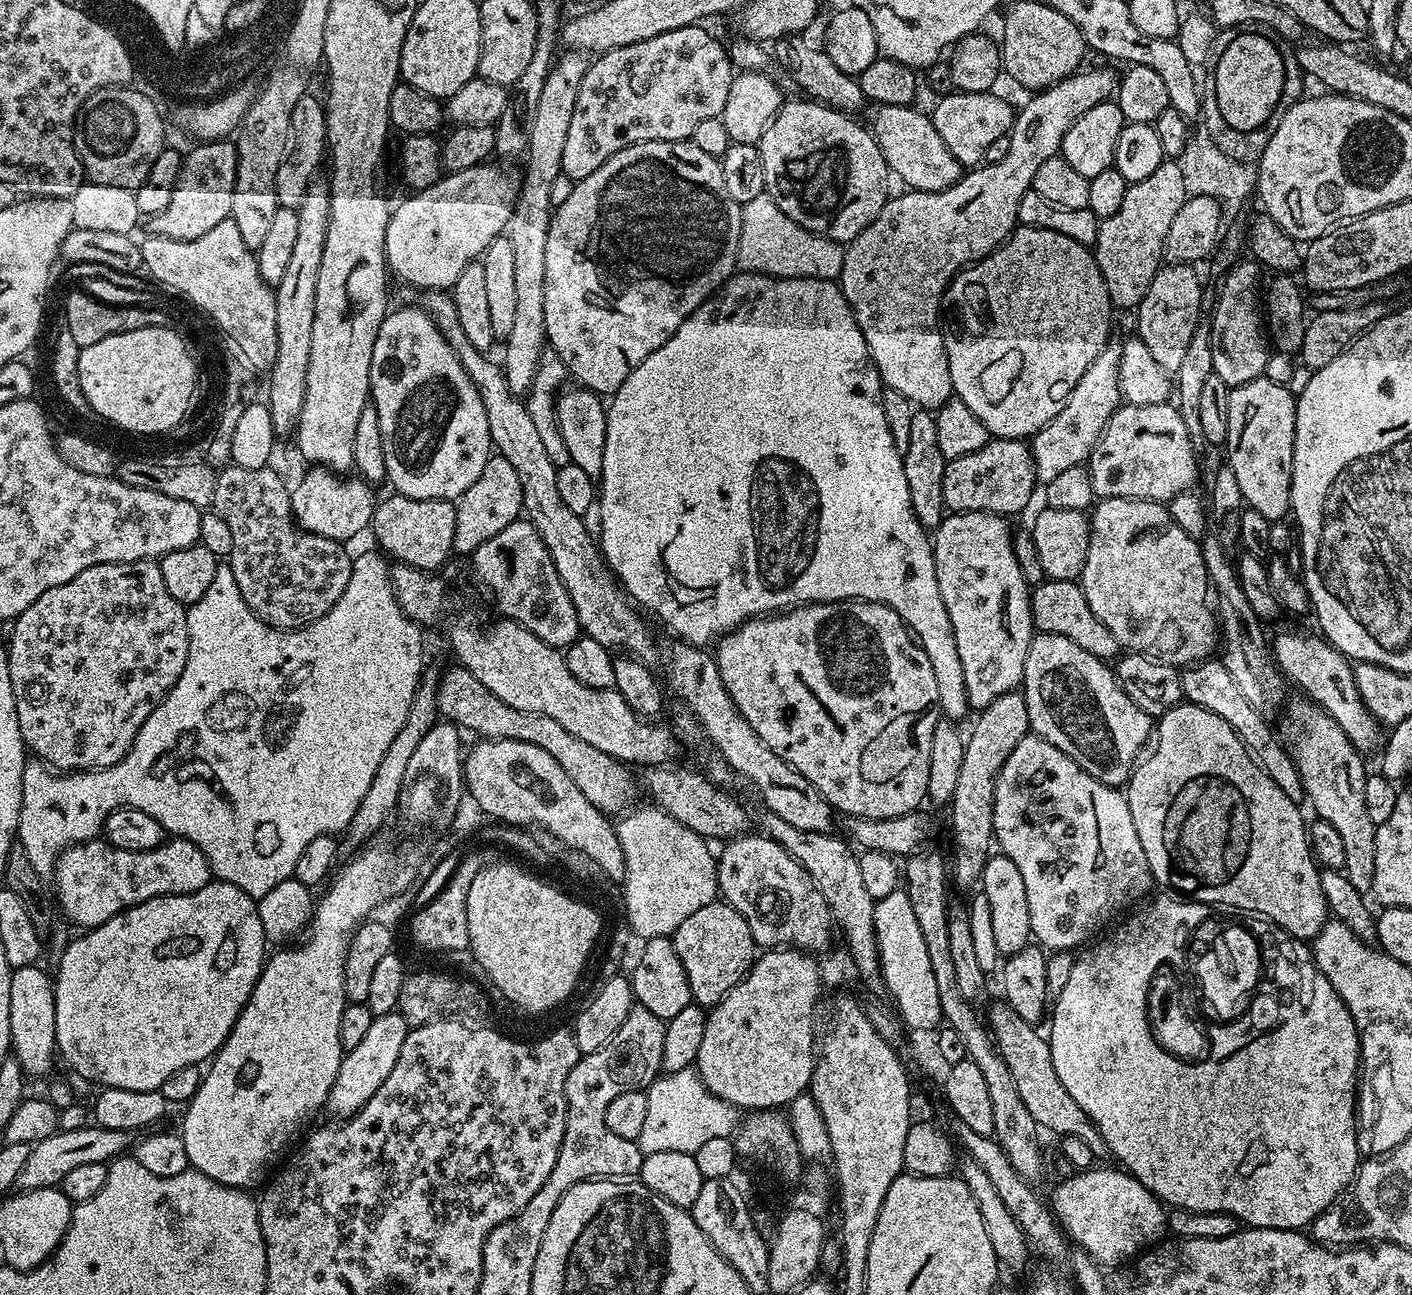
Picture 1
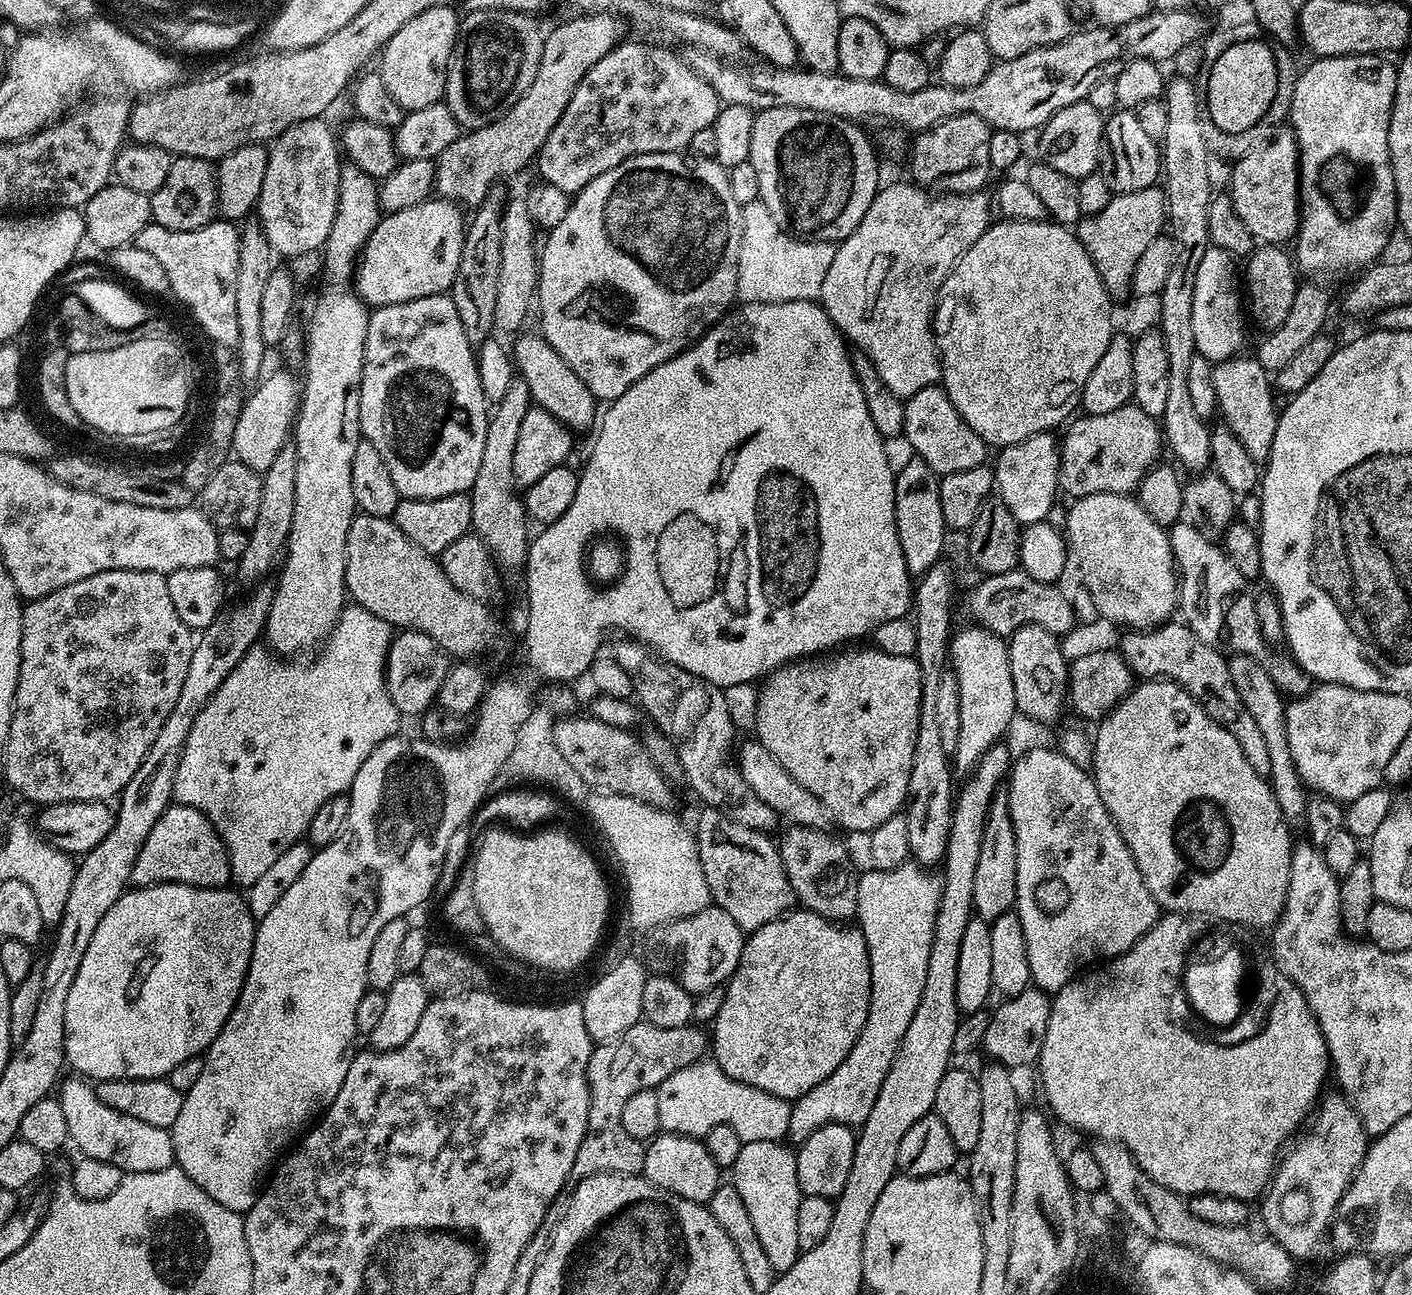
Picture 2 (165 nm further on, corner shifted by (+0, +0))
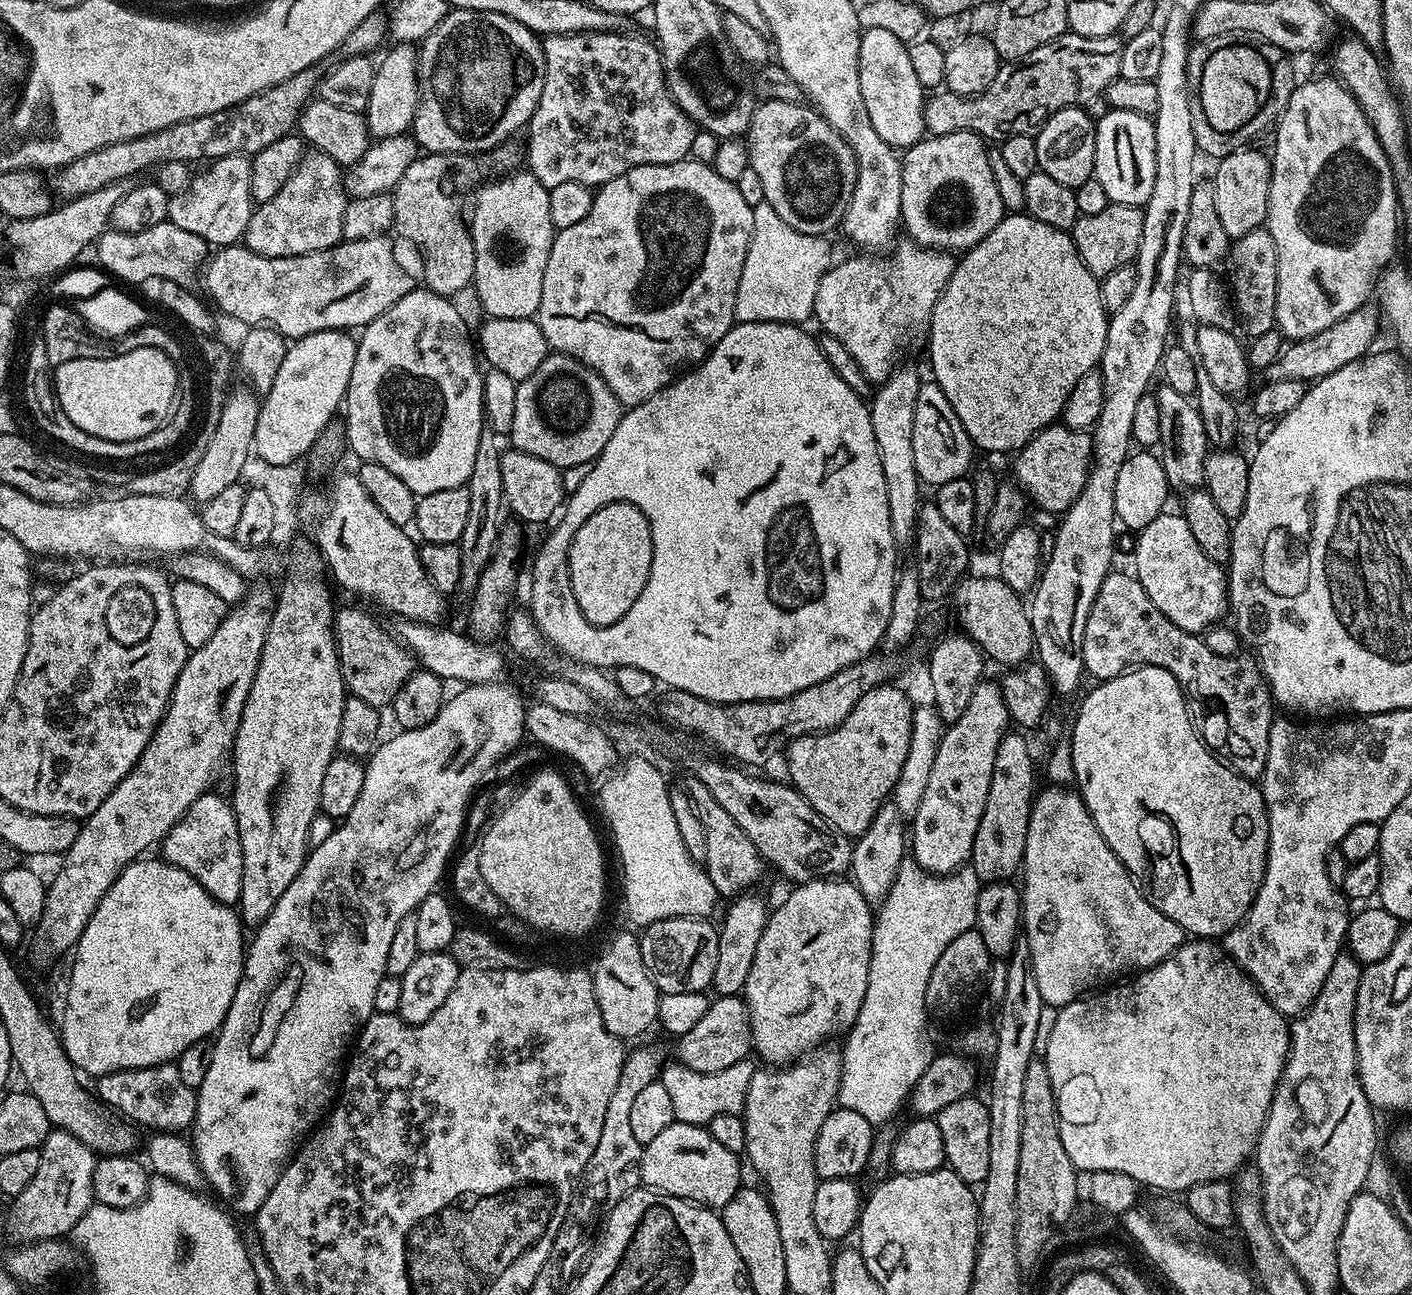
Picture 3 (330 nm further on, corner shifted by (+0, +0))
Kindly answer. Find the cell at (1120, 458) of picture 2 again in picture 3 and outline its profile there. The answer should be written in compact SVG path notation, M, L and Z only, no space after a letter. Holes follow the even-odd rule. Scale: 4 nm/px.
M1063 422L1050 424L1037 434L1029 444L1015 453L1016 477L1015 483L1026 493L1027 499L1032 500L1040 508L1048 512L1063 514L1070 505L1082 494L1082 486L1086 486L1088 470L1092 466L1092 437L1088 432L1076 432L1073 428L1066 427Z

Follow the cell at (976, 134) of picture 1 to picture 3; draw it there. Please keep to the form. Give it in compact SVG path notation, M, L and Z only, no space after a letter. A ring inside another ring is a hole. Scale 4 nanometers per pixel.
M973 132L925 135L903 153L900 173L902 228L908 231L907 239L921 248L963 253L982 242L1006 215L1002 194L998 194L994 173L990 170L988 148Z

